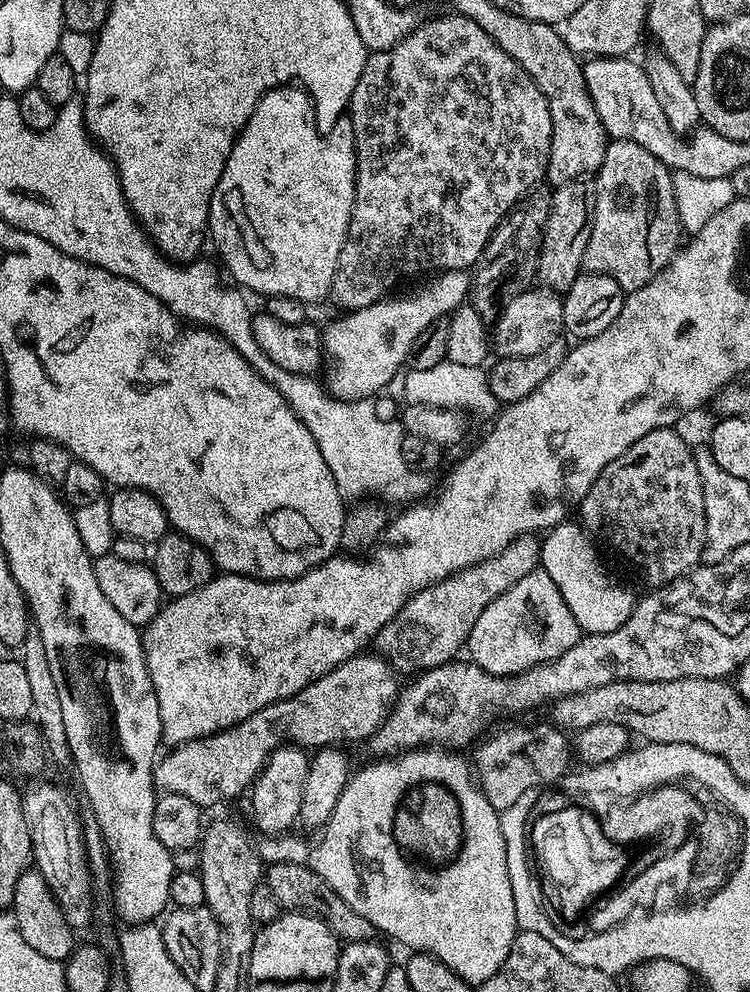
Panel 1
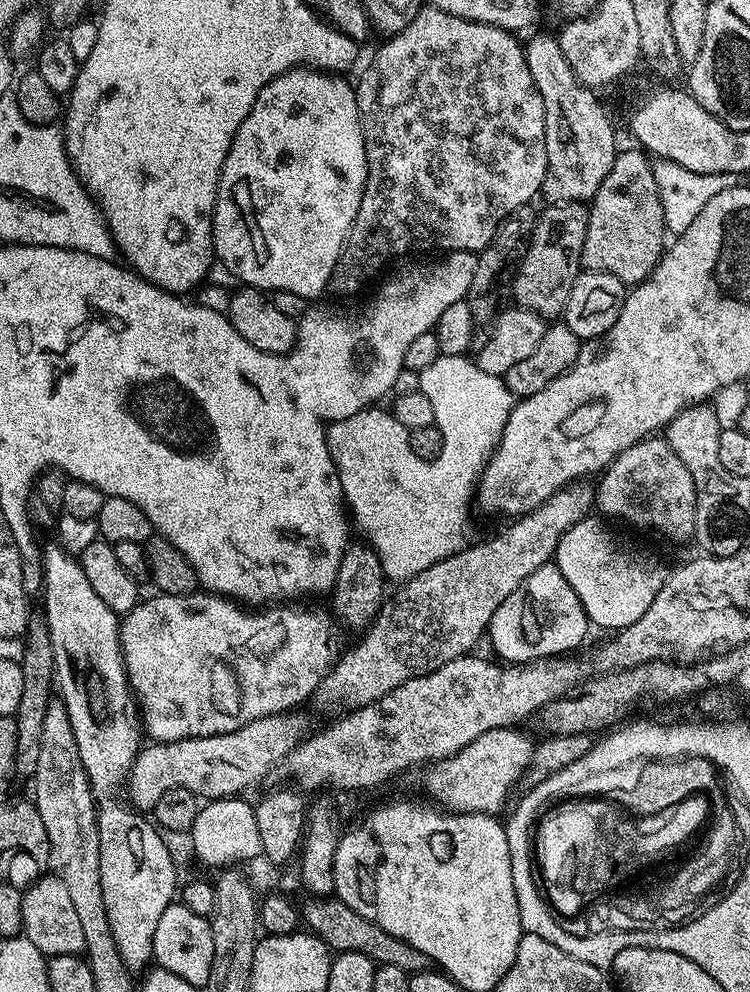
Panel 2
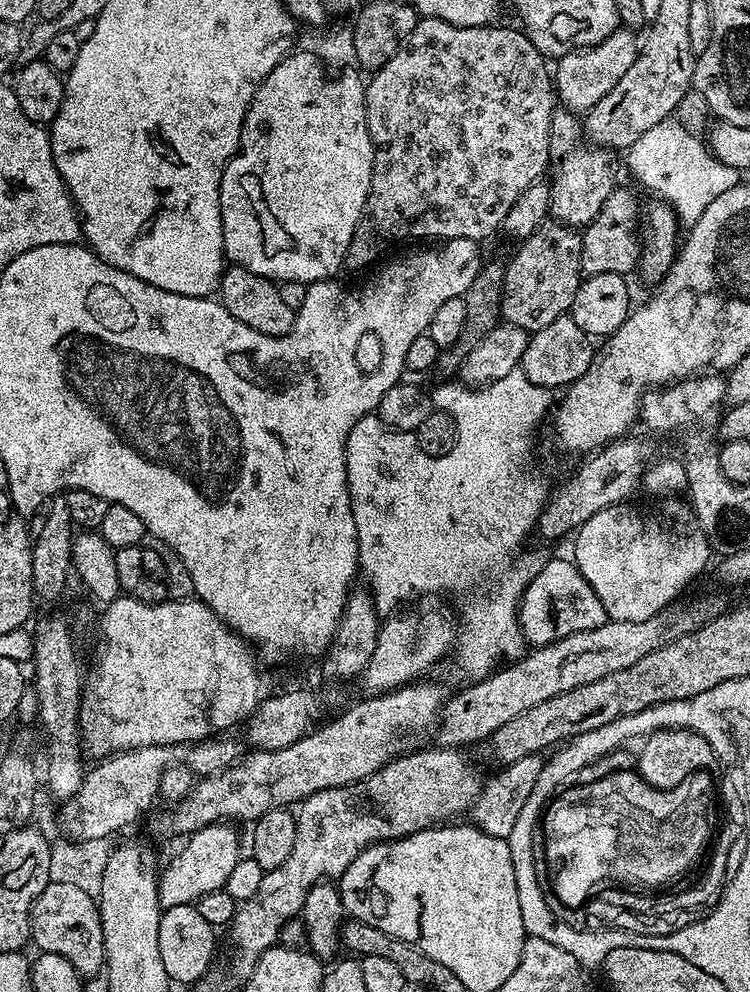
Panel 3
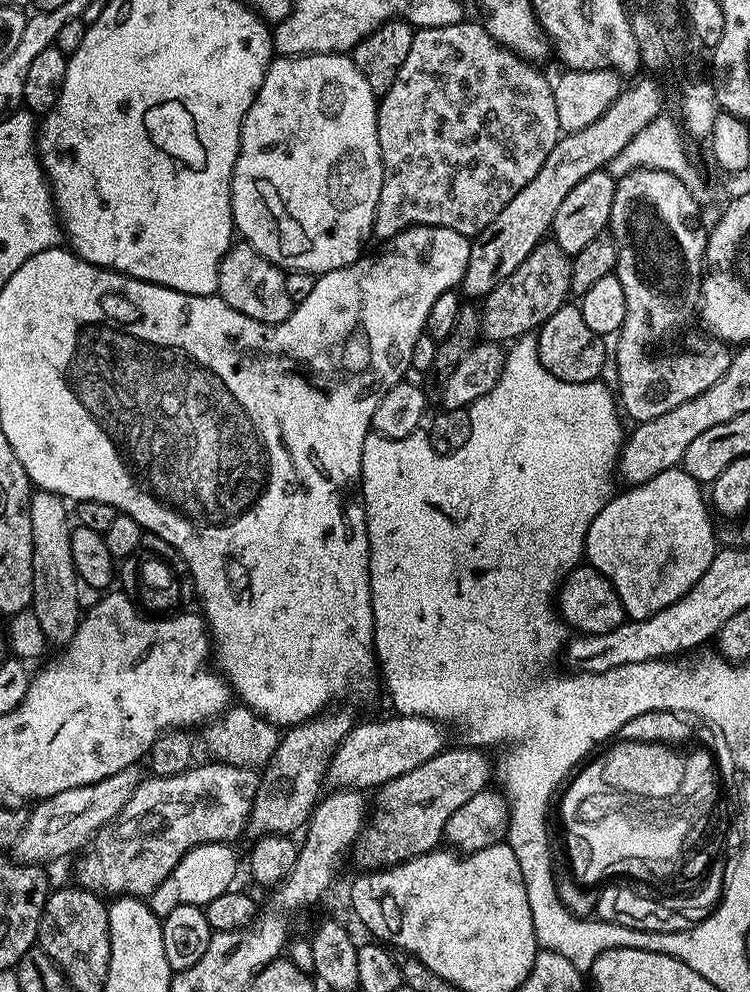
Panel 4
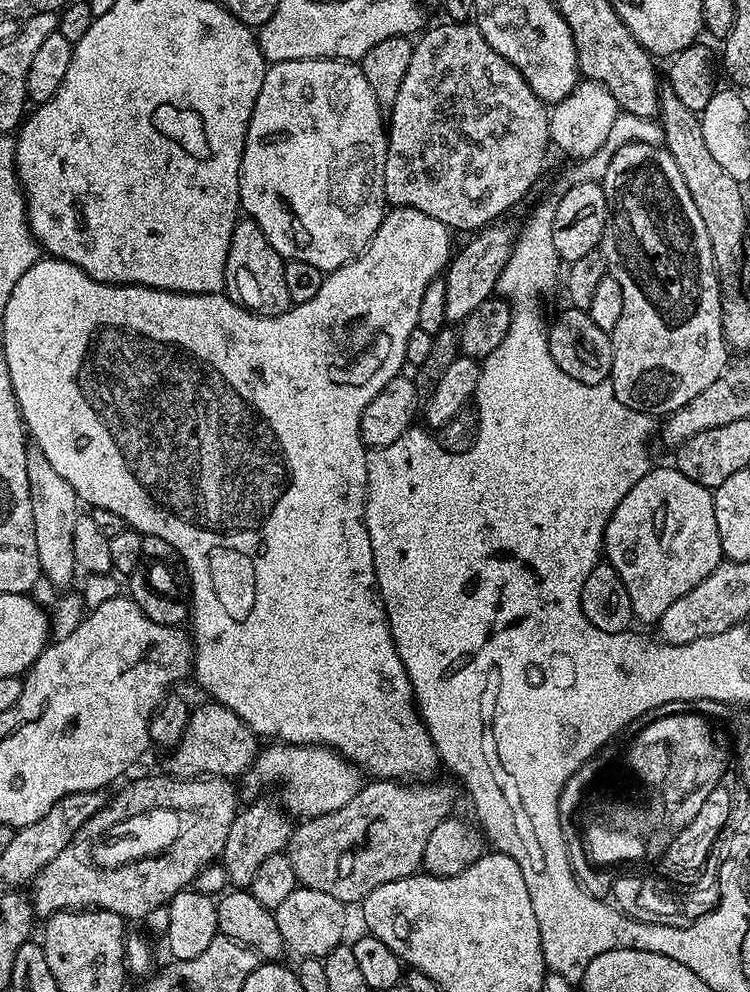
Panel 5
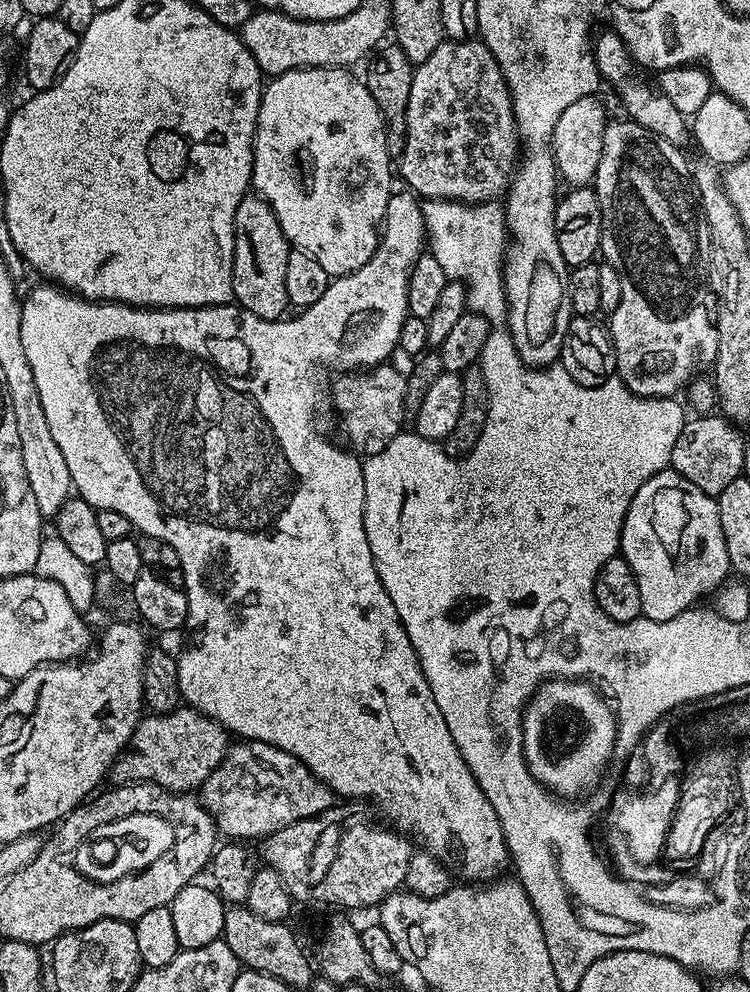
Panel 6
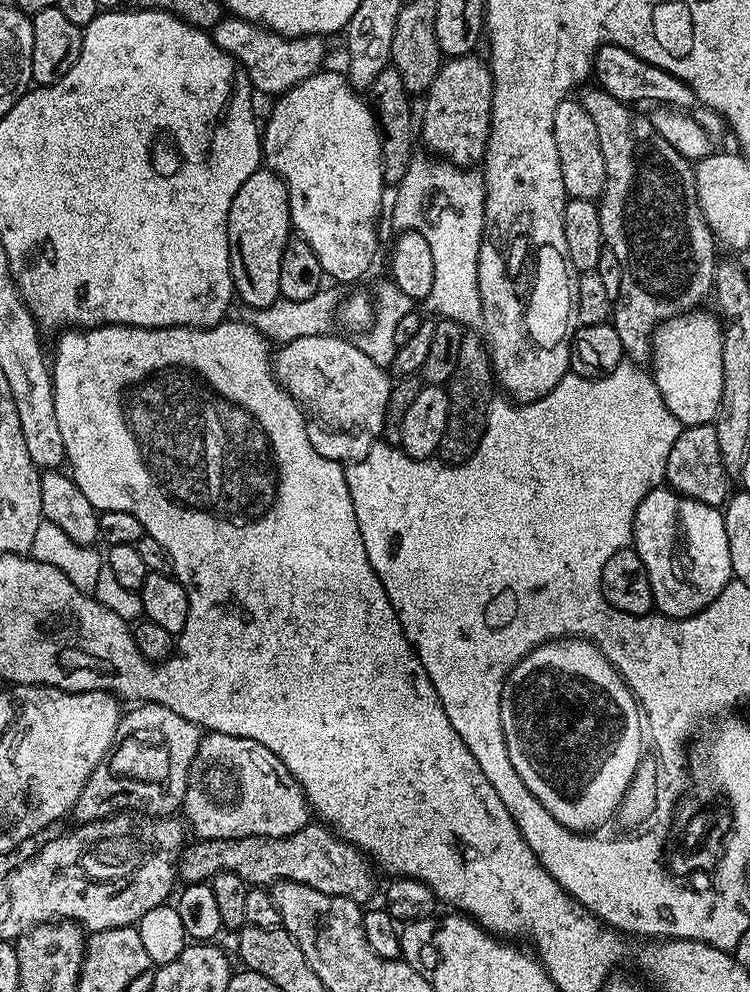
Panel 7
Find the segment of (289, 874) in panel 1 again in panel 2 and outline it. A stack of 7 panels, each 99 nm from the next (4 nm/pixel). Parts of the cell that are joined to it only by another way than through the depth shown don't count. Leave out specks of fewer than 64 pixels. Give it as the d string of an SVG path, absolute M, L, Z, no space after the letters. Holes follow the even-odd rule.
M335 895L308 898L308 901L302 904L302 920L307 931L319 936L320 941L333 953L366 954L366 958L370 958L378 966L398 966L398 970L409 974L423 972L429 967L428 956L422 954L422 950L414 950L414 946L410 946L402 938L394 938L394 934L382 930L382 926L378 926L370 918L362 918L362 914L350 910L350 906L346 906L346 902L342 902Z

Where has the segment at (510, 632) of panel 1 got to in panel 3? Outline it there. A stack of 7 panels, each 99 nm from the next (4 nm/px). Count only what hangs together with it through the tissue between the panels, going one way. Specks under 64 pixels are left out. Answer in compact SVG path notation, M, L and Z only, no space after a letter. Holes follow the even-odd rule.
M571 559L552 560L543 565L540 573L528 584L520 599L520 631L529 645L553 644L570 634L594 630L608 620L606 610L594 590L582 578Z

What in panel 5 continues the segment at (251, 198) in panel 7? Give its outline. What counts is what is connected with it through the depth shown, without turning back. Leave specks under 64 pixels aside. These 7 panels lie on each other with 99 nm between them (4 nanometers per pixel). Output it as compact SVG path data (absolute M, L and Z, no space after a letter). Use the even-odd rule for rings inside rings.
M247 218L237 219L230 238L224 275L224 288L228 299L240 304L249 312L258 313L259 316L277 316L287 312L293 303L290 293L286 291L284 262L278 250L270 246L266 234L262 234L255 222Z

